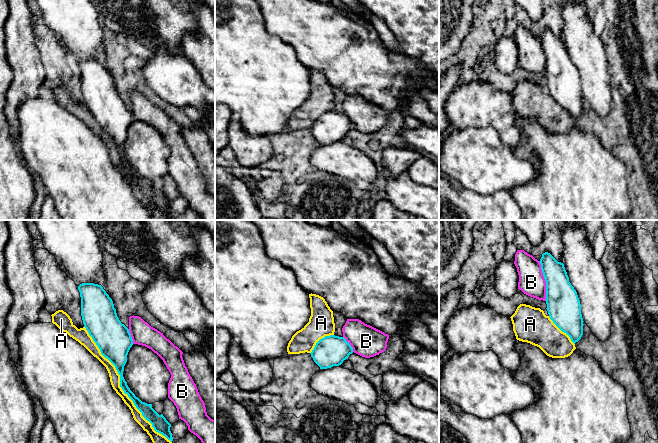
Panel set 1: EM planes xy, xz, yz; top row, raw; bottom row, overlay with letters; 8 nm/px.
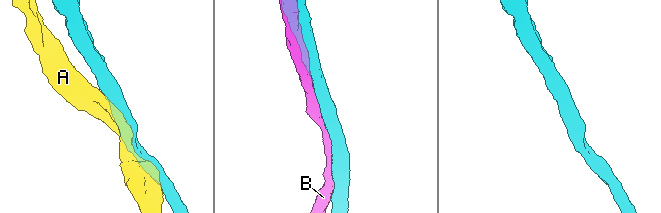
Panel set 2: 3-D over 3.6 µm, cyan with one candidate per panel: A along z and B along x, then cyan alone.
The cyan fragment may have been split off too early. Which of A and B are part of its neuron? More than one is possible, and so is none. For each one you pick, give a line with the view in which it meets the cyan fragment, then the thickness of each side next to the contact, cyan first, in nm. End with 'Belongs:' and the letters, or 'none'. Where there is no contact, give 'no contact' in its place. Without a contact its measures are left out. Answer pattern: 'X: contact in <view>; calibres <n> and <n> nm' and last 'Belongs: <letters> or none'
Belongs: none

